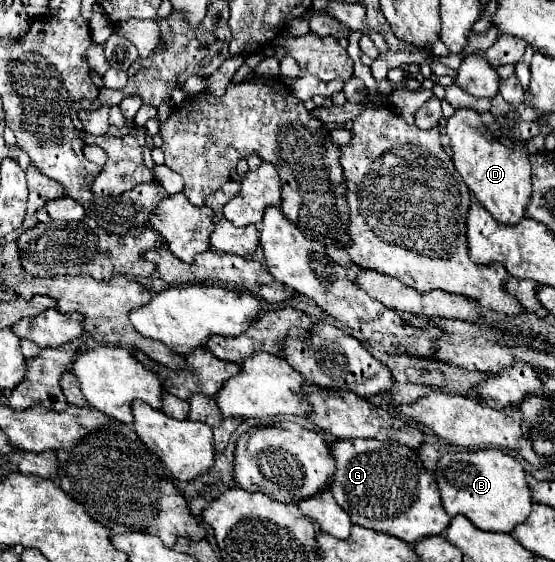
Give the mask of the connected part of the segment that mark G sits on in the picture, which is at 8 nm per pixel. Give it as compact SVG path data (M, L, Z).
M357 438L337 440L331 444L331 456L335 458L335 474L329 488L331 492L323 490L297 502L301 512L317 522L323 532L345 540L353 522L413 544L421 538L441 534L447 528L451 518L443 510L437 482L425 470L415 450L401 444Z

